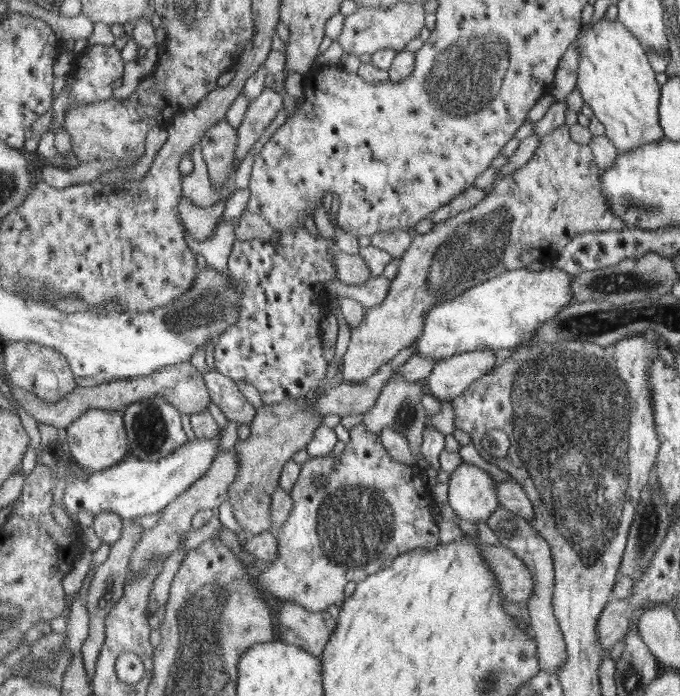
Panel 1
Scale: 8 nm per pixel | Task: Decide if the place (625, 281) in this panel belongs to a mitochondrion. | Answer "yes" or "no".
yes

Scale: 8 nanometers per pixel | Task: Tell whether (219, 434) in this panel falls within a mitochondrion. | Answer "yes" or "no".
no

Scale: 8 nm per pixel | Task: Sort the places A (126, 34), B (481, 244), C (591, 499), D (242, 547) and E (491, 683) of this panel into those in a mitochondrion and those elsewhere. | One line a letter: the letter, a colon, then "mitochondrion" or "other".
A: other
B: mitochondrion
C: mitochondrion
D: other
E: mitochondrion

